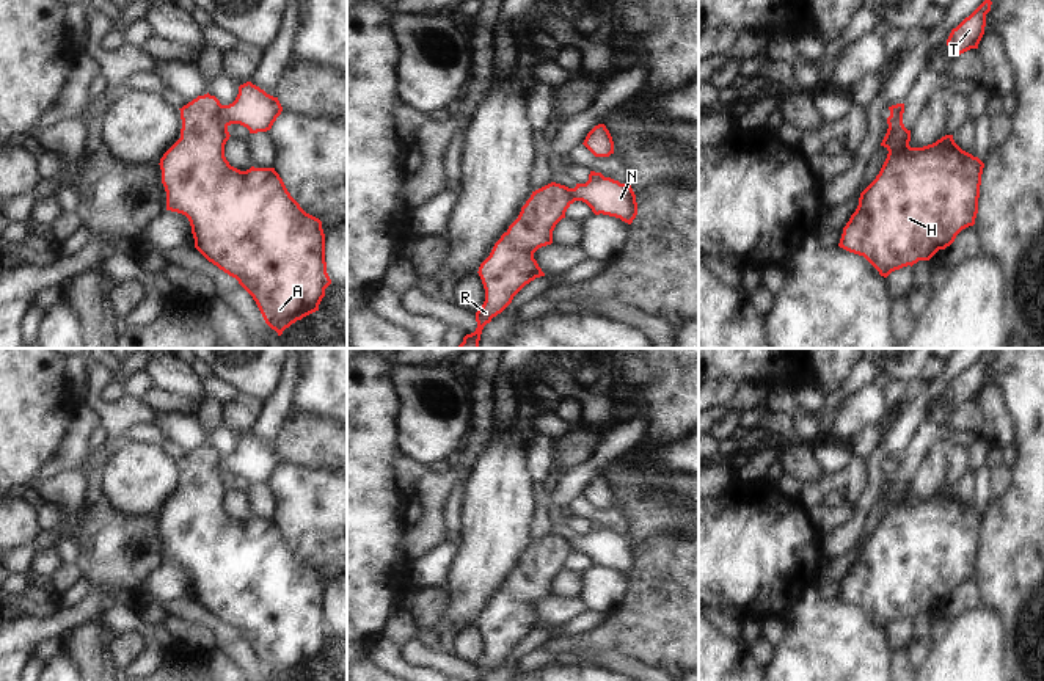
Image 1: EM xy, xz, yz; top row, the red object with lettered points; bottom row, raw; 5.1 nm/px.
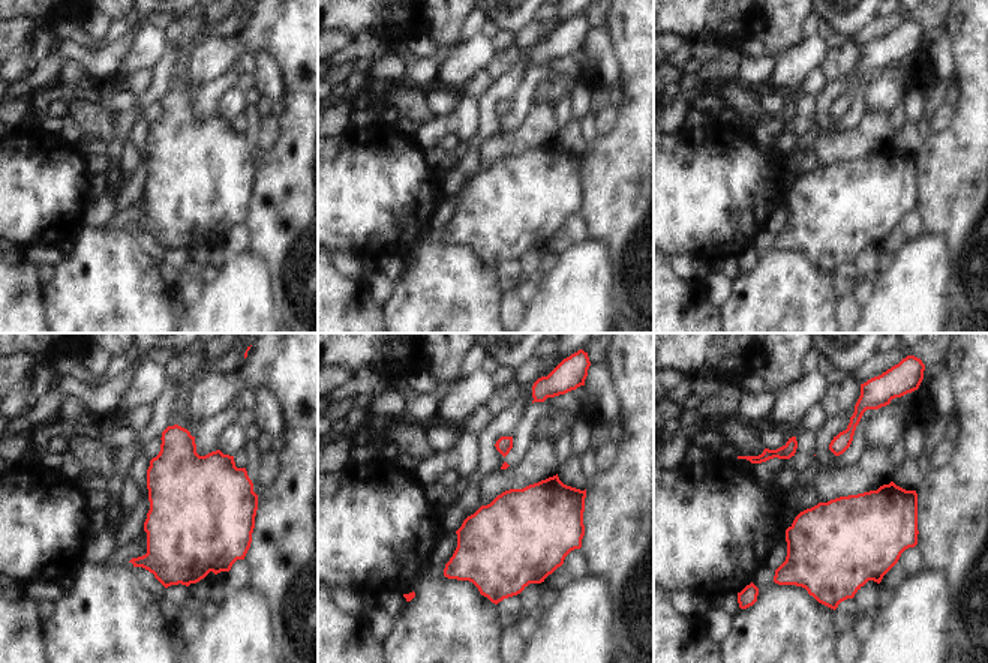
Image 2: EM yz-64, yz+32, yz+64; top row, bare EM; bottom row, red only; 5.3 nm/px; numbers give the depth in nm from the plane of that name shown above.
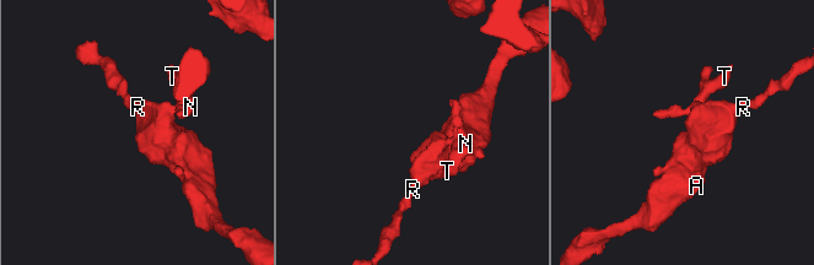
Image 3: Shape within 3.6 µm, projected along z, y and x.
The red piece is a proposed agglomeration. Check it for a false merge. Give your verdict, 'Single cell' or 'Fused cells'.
Fused cells.

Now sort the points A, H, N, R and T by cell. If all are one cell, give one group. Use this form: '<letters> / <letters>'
A H R / N T

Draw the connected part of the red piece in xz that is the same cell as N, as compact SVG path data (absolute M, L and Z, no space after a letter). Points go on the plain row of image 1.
M590 523L586 535L571 540L576 552L586 554L595 566L609 566L631 576L637 566L636 546L631 537L620 535L601 524Z

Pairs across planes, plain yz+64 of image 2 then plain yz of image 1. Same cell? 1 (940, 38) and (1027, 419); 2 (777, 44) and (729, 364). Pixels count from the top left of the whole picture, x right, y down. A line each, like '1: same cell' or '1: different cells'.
1: different cells
2: same cell

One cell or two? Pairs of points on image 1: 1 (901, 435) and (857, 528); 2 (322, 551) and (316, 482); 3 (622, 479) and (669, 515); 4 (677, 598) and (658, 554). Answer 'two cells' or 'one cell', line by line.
1: one cell
2: one cell
3: one cell
4: one cell

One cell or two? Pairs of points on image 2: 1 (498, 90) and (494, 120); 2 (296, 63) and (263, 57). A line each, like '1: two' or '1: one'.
1: one
2: two

